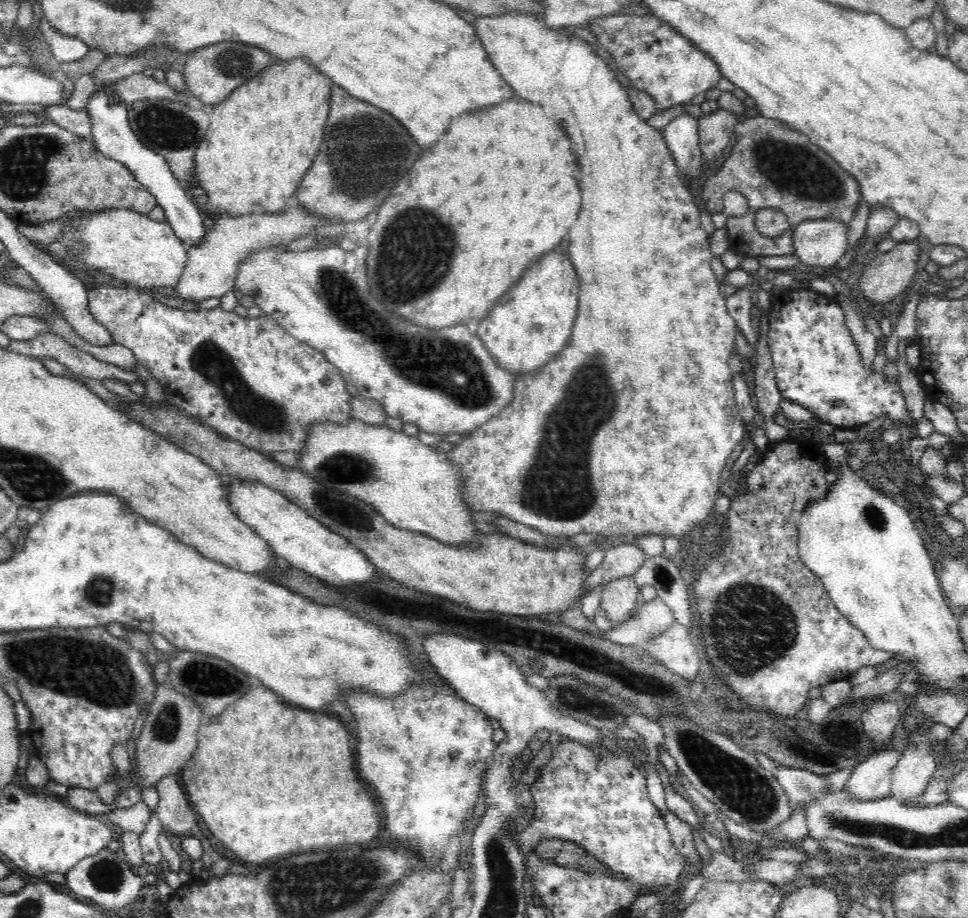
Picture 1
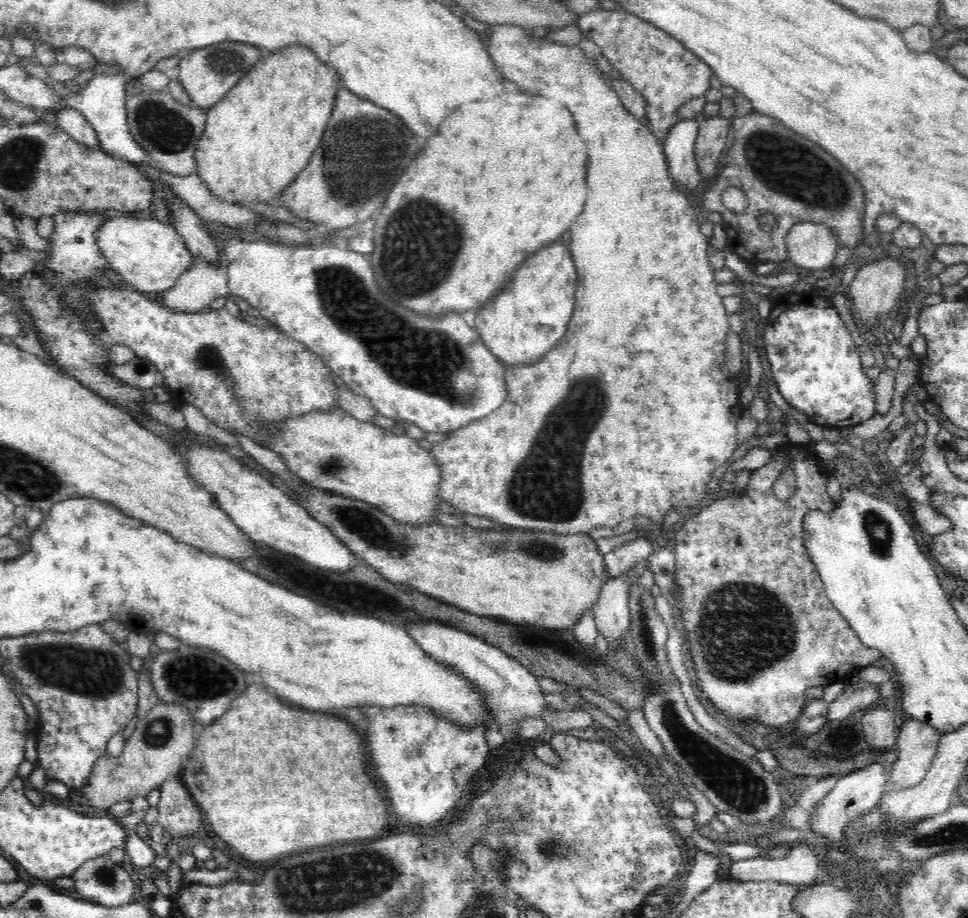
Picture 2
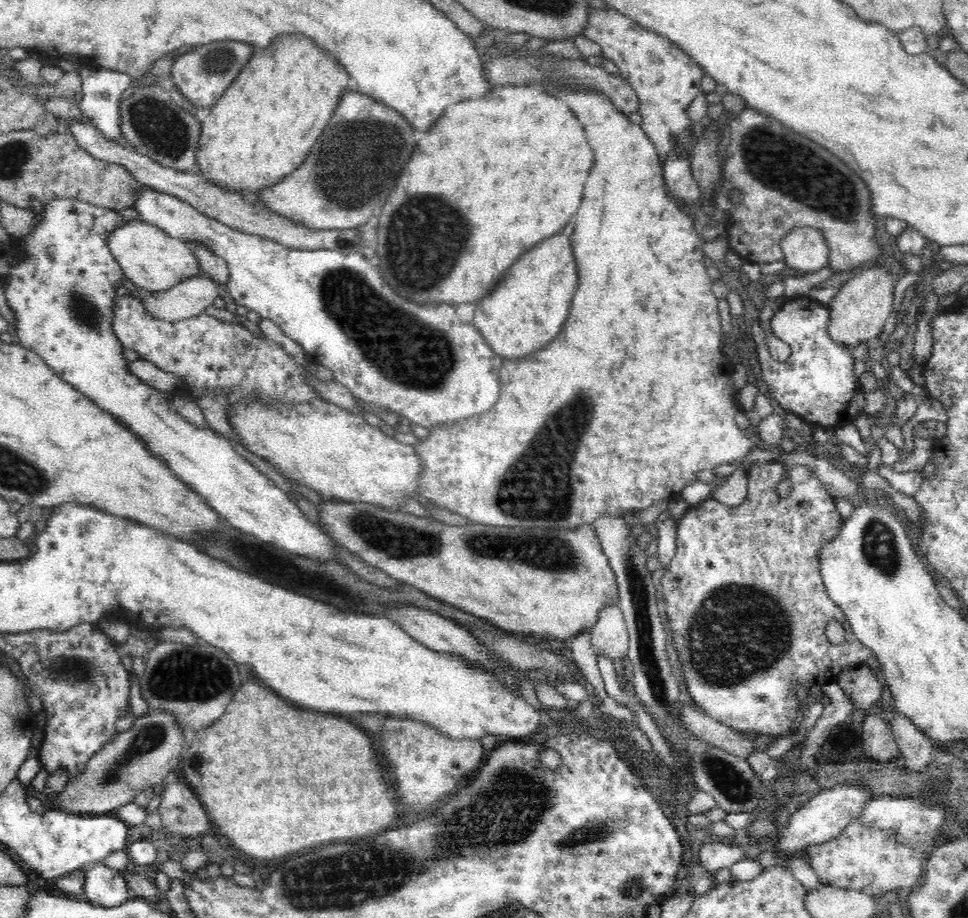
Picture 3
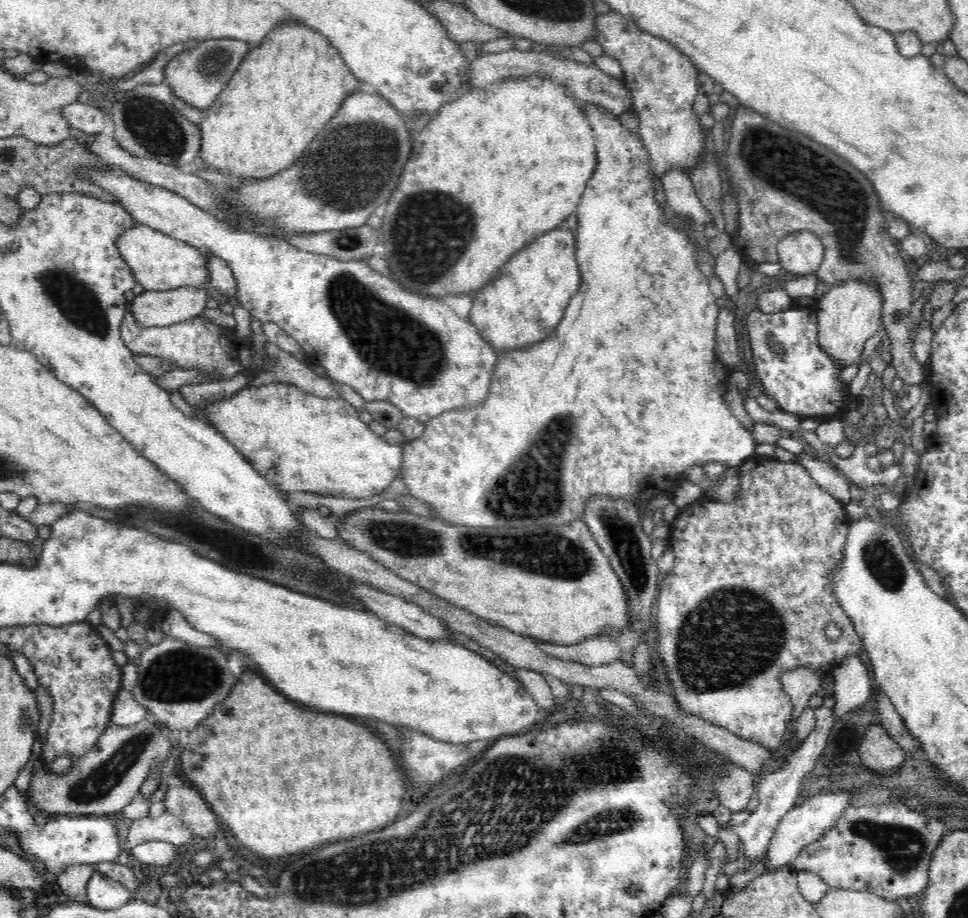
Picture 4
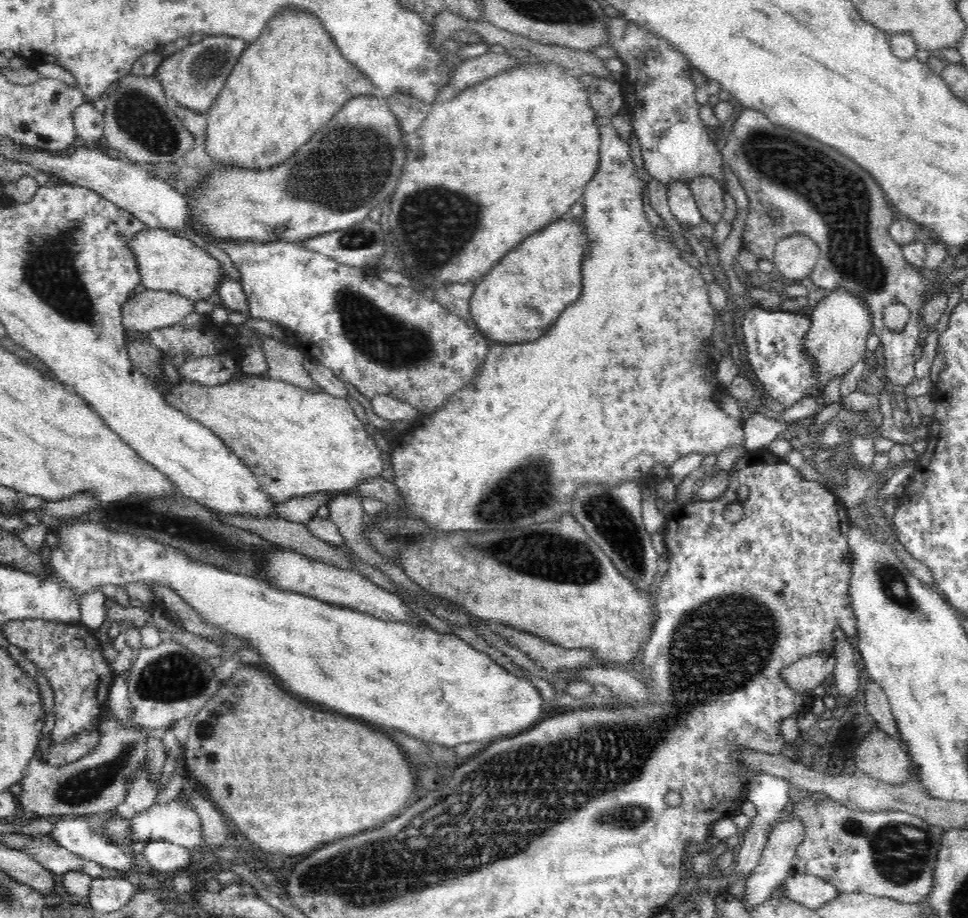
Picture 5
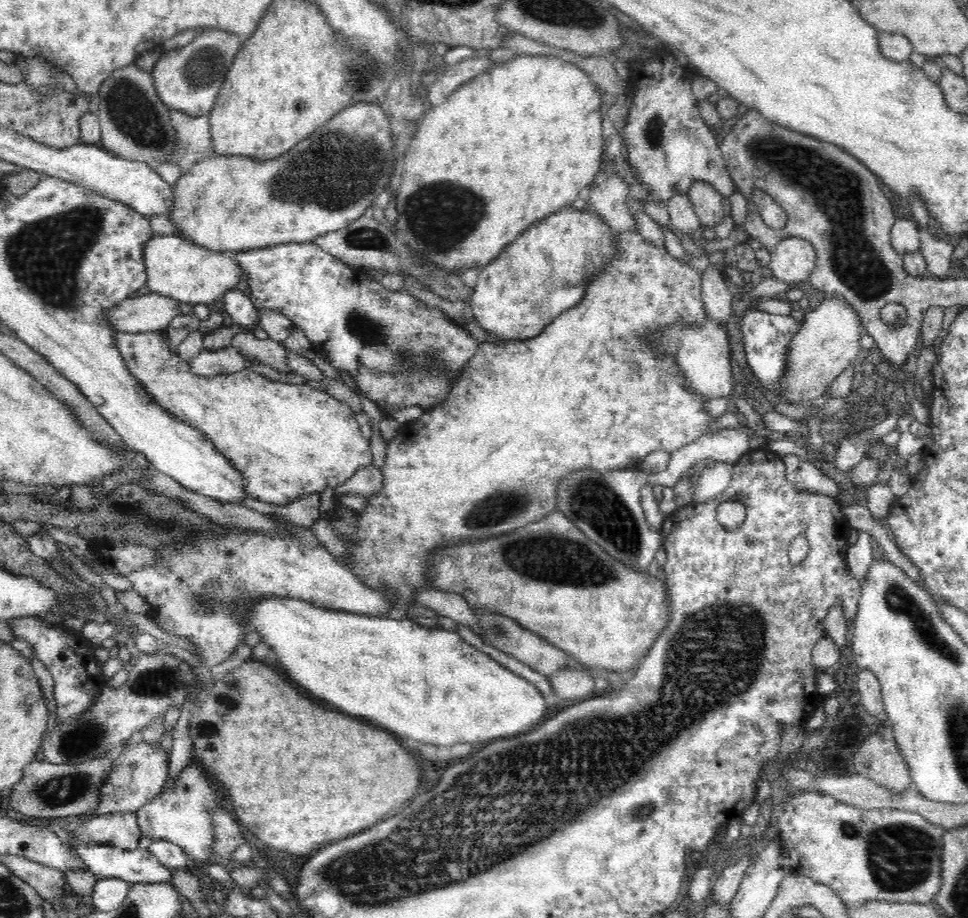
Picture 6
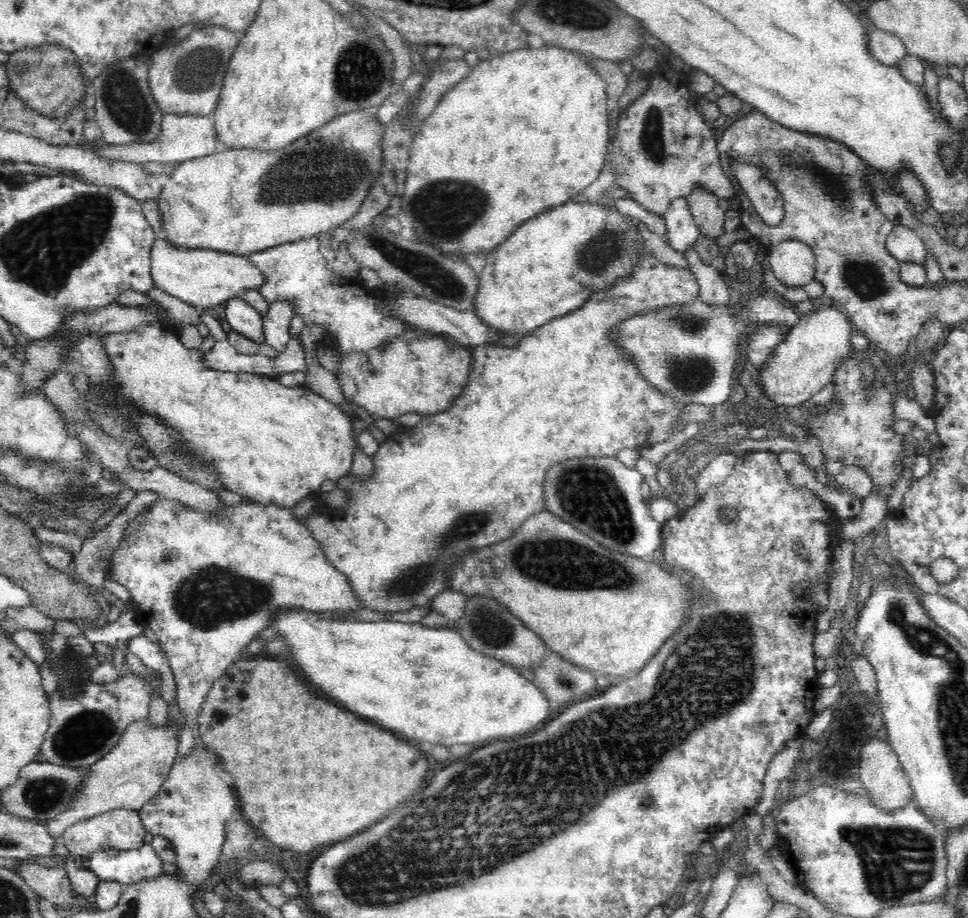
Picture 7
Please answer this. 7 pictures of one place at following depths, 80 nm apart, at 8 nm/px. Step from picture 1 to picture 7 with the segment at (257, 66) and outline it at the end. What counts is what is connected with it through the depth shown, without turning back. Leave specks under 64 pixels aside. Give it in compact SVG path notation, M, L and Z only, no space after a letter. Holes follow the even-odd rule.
M204 26L202 30L193 30L183 42L167 42L160 46L149 60L148 85L162 112L212 116L220 98L225 72L242 36L242 32Z

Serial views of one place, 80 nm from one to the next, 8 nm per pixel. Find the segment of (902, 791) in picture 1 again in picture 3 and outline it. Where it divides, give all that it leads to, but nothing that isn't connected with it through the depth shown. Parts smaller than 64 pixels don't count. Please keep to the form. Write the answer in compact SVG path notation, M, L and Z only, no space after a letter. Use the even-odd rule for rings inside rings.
M896 711L894 714L890 721L891 728L901 758L904 759L904 770L908 775L924 773L934 758L935 744L910 718Z

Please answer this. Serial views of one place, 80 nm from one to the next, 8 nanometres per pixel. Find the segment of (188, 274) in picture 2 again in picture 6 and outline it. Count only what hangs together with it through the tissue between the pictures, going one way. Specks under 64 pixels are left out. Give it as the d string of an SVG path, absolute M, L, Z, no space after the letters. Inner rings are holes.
M150 292L138 298L128 297L114 306L106 319L116 332L150 332L164 330L180 314L181 303L170 296Z

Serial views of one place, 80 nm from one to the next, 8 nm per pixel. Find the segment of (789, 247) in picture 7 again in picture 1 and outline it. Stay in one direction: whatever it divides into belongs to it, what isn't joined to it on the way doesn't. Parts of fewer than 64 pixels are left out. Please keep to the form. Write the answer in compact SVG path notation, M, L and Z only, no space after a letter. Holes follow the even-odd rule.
M814 219L793 229L799 263L828 268L846 261L849 224L840 220Z

